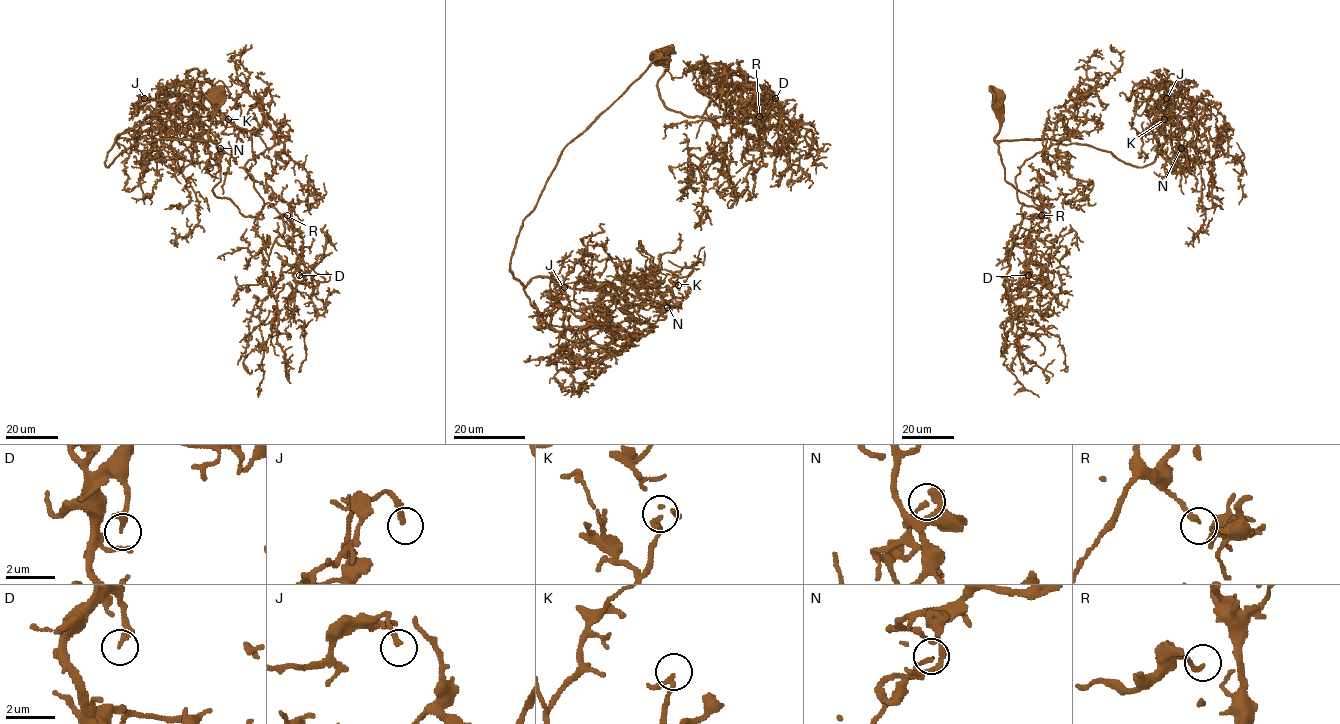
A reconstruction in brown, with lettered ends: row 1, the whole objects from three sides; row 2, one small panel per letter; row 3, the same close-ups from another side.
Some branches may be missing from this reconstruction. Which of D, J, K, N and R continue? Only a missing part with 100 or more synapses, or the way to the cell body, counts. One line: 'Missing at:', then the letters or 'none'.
Missing at: none

